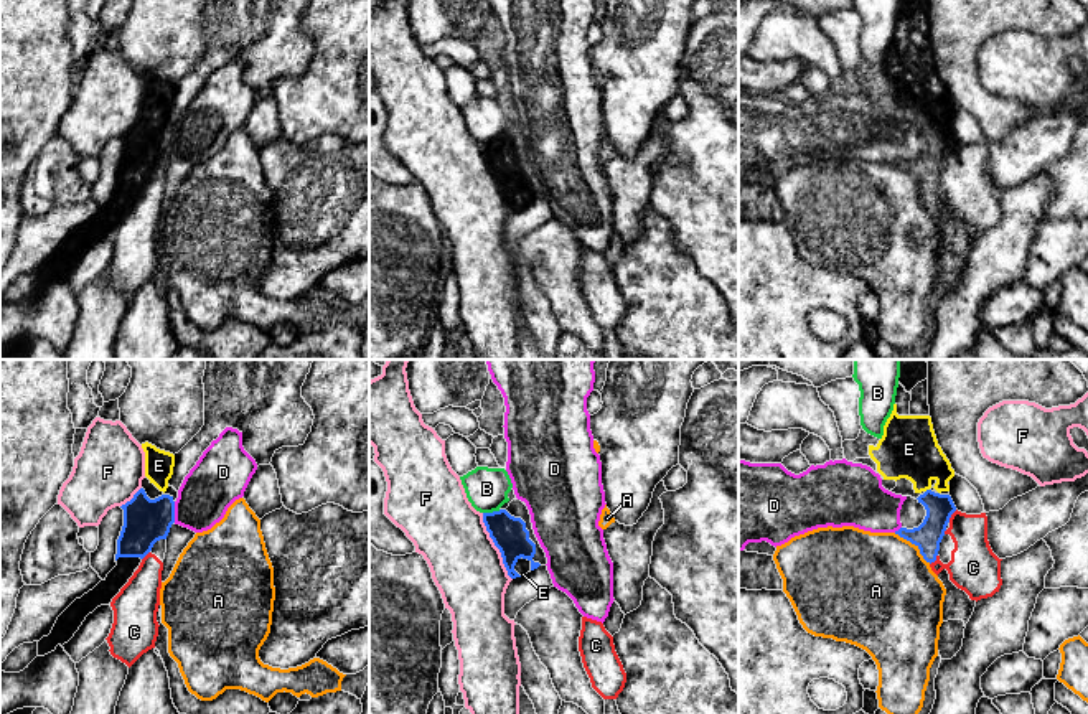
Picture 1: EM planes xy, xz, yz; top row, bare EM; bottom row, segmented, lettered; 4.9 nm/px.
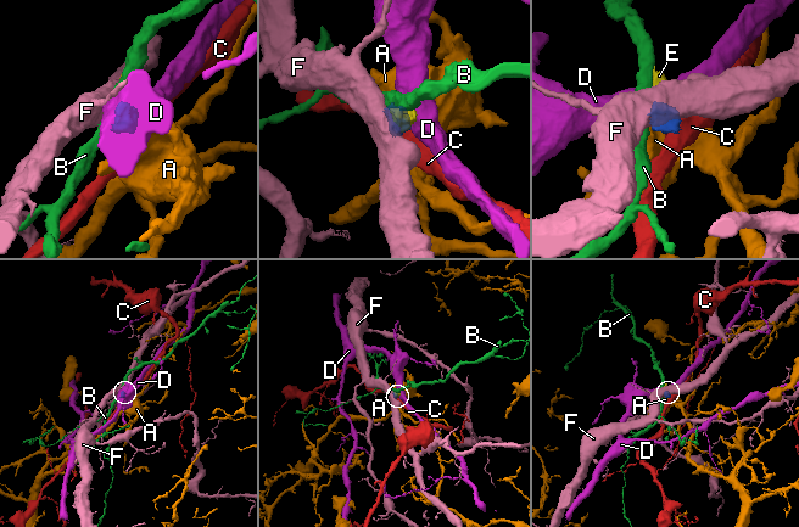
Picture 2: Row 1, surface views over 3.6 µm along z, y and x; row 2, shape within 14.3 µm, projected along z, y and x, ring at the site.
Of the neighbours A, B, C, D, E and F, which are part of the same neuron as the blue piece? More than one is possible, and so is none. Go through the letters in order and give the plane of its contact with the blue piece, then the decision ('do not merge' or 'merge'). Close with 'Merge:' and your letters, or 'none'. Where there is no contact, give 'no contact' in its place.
A: contact in yz; do not merge
B: contact in xz; do not merge
C: contact in yz; do not merge
D: contact in xy; do not merge
E: contact in yz; merge
F: contact in xz; do not merge
Merge: E

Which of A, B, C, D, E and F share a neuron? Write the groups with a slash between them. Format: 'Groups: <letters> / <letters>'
Groups: A / B / C / D / E / F

